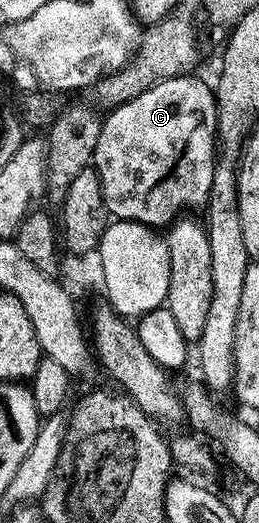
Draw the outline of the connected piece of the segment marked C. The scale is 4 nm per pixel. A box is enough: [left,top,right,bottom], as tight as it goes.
[91,74,218,230]

